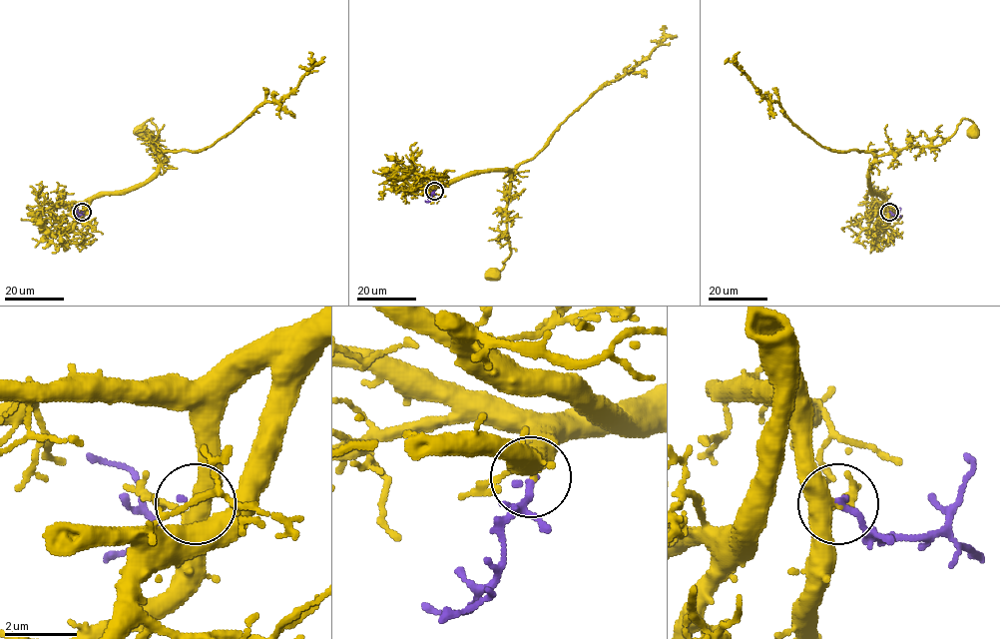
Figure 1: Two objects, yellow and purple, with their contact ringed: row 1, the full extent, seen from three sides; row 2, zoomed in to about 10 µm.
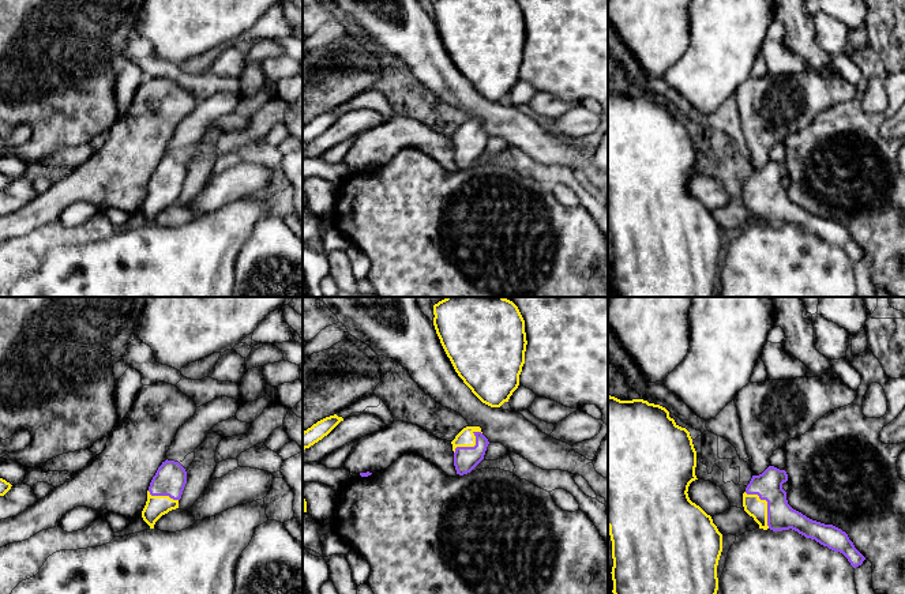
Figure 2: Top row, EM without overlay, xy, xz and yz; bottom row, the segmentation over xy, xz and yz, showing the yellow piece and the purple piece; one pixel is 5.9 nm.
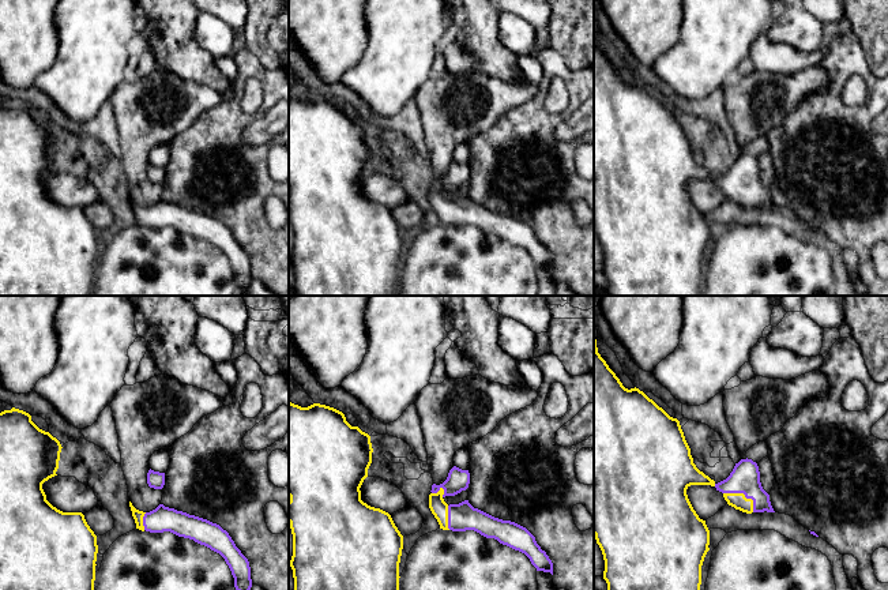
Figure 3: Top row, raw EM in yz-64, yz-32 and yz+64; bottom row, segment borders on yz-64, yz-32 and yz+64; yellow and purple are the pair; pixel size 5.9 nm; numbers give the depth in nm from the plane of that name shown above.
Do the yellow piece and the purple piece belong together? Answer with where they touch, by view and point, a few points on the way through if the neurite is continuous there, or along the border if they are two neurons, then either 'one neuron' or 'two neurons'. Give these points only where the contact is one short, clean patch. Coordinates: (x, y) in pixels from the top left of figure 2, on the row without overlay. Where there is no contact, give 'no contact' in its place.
yz (766, 199) | one neuron

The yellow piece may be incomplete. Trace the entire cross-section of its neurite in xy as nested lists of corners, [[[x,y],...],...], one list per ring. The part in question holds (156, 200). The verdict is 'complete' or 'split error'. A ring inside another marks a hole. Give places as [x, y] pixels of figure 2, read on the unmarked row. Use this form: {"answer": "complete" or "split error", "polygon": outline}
{"answer": "split error", "polygon": [[[168,154],[162,157],[150,177],[147,196],[142,206],[142,213],[150,223],[154,223],[162,210],[179,203],[185,178],[187,166],[179,157]]]}

